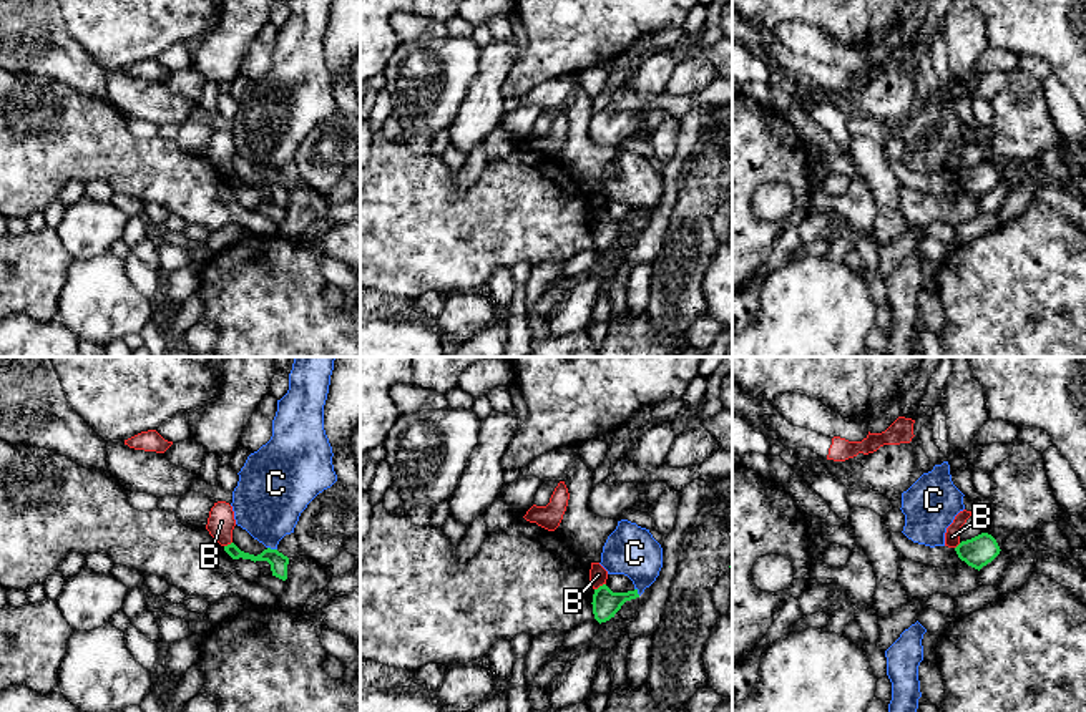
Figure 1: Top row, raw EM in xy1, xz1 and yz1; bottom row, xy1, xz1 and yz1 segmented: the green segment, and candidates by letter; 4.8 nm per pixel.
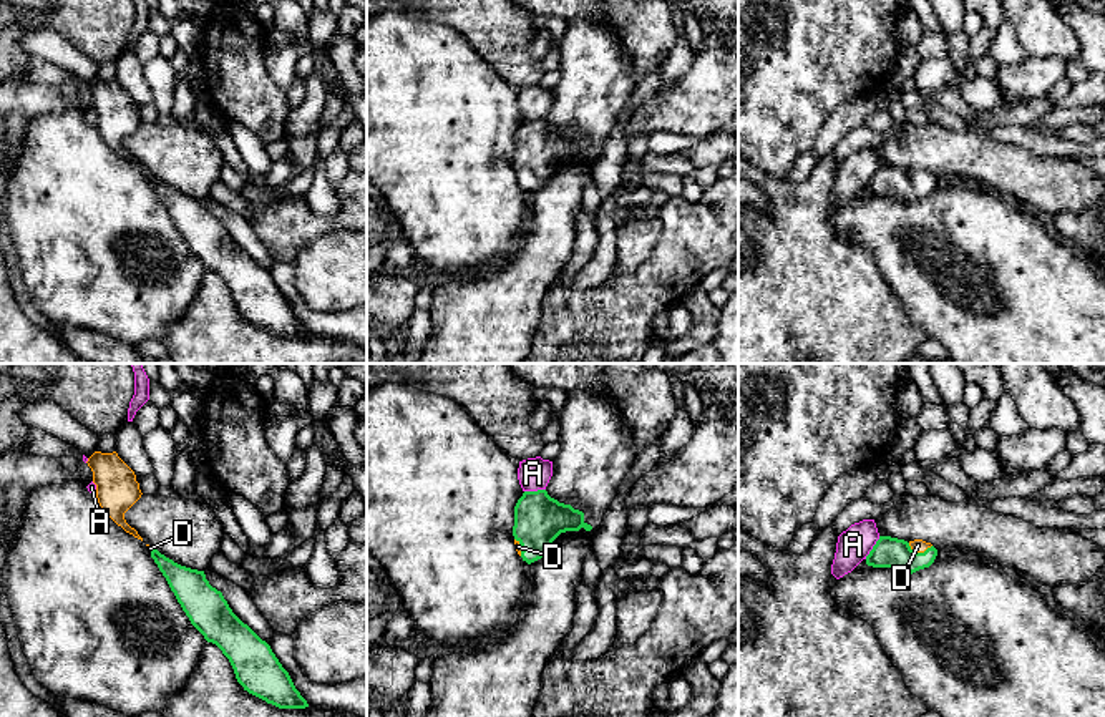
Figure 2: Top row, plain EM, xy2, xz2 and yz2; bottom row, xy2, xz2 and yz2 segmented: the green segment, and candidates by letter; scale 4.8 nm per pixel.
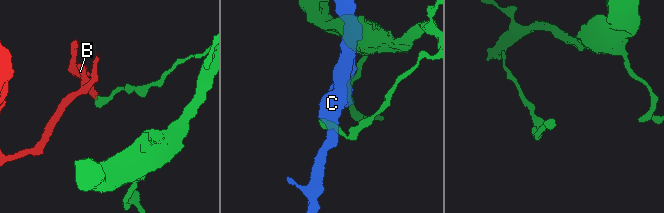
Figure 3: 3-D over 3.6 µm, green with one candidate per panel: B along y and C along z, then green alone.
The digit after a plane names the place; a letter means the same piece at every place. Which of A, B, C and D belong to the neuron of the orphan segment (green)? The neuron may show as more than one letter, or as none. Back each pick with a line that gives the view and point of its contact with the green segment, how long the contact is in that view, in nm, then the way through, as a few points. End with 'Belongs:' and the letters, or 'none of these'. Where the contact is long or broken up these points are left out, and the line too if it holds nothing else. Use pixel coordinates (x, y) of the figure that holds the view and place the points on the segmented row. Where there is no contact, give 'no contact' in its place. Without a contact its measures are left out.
D: meets green in yz2 at (920, 553); contact 120 nm long; runs through yz2 (888, 551), (920, 553), (918, 545)
Belongs: D

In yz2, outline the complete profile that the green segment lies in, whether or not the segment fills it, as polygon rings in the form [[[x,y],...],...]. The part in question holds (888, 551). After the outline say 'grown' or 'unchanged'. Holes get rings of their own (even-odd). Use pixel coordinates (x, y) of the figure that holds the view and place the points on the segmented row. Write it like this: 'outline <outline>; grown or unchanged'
outline [[[879,536],[866,564],[873,568],[894,568],[901,573],[913,574],[929,568],[937,556],[937,549],[922,539],[904,541],[891,536]]]; grown

